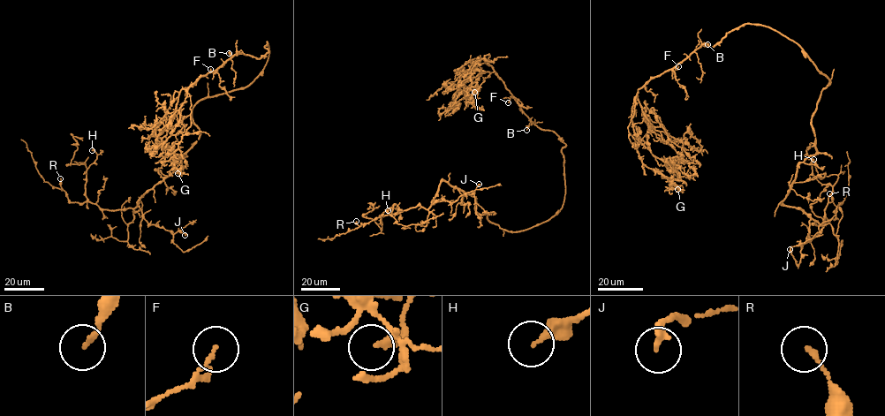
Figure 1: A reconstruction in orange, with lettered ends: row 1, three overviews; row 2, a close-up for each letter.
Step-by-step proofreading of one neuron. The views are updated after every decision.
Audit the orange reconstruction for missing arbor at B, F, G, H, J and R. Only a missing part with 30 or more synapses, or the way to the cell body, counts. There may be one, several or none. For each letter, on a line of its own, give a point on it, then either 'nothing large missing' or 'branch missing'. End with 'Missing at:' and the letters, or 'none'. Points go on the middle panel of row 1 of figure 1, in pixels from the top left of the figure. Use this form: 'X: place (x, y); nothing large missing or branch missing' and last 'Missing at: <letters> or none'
B: place (526, 130); nothing large missing
F: place (508, 102); nothing large missing
G: place (474, 92); nothing large missing
H: place (388, 210); nothing large missing
J: place (479, 184); nothing large missing
R: place (356, 221); nothing large missing
Missing at: none

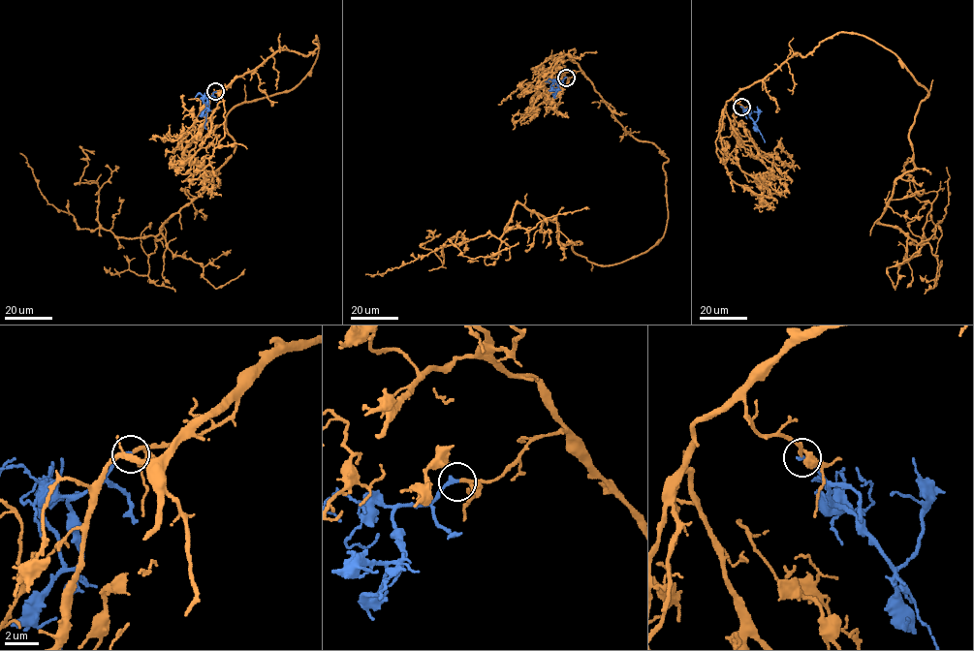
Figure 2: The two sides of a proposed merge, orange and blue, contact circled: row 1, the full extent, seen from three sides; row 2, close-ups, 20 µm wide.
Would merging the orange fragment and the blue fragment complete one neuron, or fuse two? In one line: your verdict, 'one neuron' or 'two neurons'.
one neuron

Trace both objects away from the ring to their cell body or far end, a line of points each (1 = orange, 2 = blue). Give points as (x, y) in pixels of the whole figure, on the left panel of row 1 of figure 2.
1: (216, 92), (317, 37), (298, 83), (230, 111), (234, 153), (155, 236), (100, 225), (76, 184), (93, 154)
2: (215, 92), (206, 99), (208, 107), (204, 125), (206, 129)

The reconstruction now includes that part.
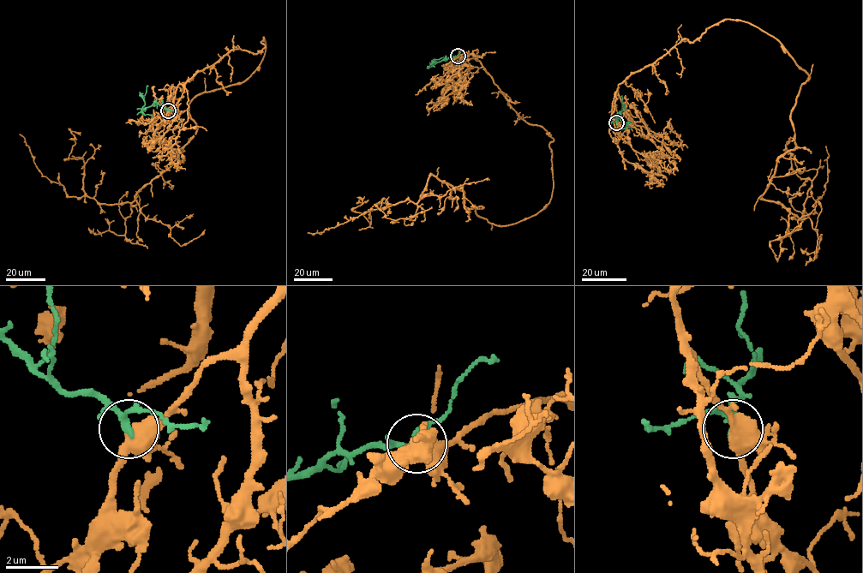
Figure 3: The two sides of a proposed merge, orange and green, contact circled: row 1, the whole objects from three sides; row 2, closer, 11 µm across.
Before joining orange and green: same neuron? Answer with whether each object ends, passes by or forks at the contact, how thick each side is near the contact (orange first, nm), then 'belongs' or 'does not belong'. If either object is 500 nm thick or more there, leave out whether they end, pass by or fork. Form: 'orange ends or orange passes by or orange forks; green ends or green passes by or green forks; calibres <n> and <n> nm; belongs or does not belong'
orange forks; green passes by; calibres 460 and 190 nm; belongs

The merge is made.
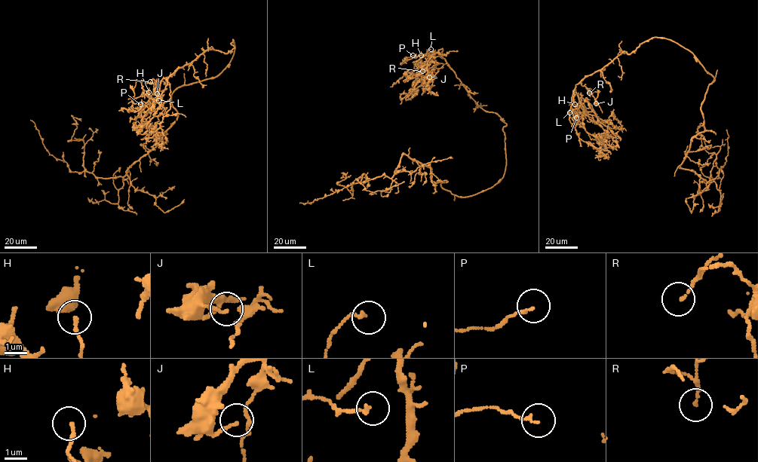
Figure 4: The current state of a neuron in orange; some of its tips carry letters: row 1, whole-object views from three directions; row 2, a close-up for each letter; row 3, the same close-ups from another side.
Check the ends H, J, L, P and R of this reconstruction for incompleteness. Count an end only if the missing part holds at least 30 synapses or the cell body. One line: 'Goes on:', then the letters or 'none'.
Goes on: none

